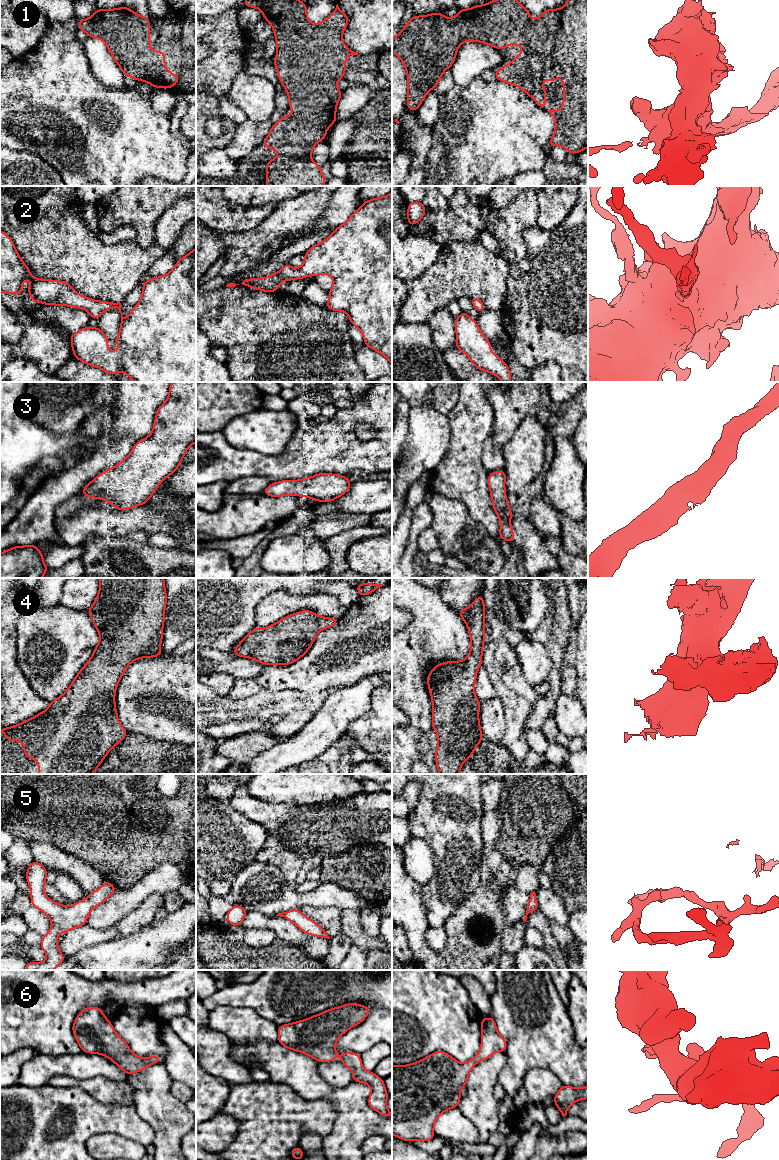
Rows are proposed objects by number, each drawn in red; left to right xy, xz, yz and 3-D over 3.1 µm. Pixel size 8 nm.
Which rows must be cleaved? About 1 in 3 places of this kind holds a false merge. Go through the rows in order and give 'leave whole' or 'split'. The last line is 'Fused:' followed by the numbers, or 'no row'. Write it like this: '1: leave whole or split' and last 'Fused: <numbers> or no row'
1: leave whole
2: leave whole
3: leave whole
4: leave whole
5: leave whole
6: leave whole
Fused: no row

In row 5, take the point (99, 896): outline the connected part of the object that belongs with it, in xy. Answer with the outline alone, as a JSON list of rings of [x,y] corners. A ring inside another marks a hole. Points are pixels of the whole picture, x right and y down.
[[[33,861],[27,868],[26,880],[30,886],[31,906],[45,913],[51,920],[52,927],[42,936],[40,947],[46,953],[46,961],[36,963],[29,961],[24,970],[53,970],[66,957],[57,946],[60,933],[83,926],[92,909],[104,903],[117,889],[105,880],[103,886],[89,893],[89,897],[82,899],[72,906],[58,904],[49,899],[44,892],[47,869],[37,861]]]

